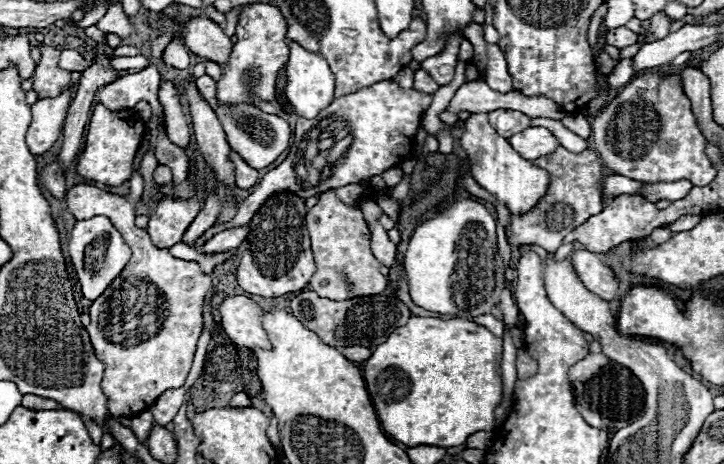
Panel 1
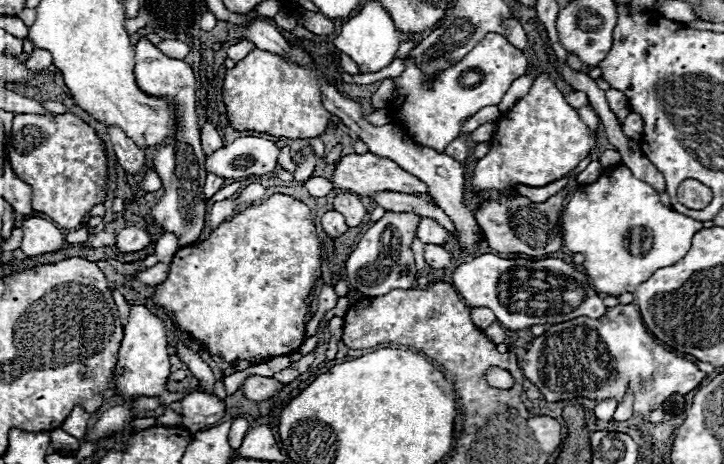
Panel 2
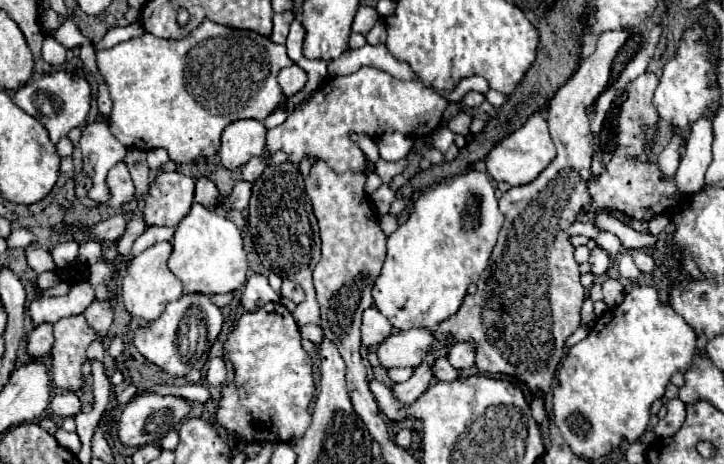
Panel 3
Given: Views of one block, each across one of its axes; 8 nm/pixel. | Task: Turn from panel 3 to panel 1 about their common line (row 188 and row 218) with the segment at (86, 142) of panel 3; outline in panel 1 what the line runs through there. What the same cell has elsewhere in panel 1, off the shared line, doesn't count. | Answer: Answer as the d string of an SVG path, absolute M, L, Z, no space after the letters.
M94 216L90 220L76 222L70 242L68 242L68 252L70 252L70 260L74 264L74 272L78 276L82 294L90 302L94 302L114 282L114 278L120 276L120 272L126 268L126 264L132 256L130 246L124 242L122 234L104 216Z

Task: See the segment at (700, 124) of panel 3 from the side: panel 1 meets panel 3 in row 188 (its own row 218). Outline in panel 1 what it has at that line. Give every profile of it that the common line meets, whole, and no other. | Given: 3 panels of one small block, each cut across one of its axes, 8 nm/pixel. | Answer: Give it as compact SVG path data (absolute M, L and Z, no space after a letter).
M686 214L686 216L680 216L676 222L672 222L668 228L672 230L672 232L684 232L684 230L690 230L690 228L694 228L694 224L698 224L698 220L700 220L702 216L694 216L694 214Z

